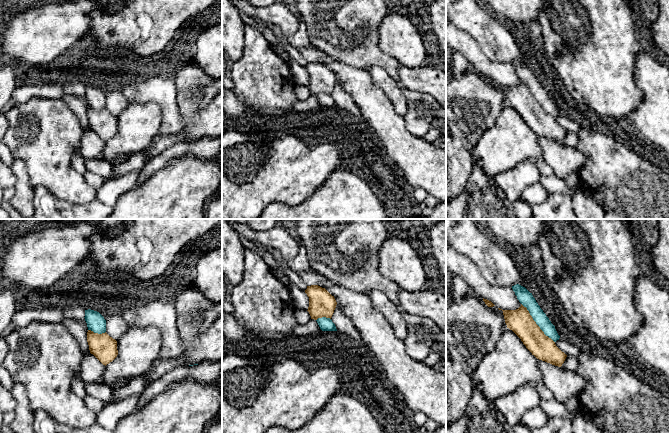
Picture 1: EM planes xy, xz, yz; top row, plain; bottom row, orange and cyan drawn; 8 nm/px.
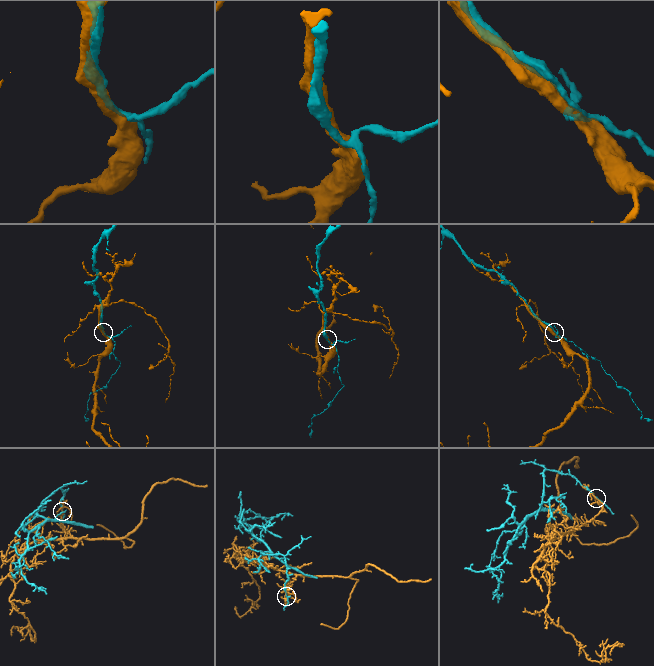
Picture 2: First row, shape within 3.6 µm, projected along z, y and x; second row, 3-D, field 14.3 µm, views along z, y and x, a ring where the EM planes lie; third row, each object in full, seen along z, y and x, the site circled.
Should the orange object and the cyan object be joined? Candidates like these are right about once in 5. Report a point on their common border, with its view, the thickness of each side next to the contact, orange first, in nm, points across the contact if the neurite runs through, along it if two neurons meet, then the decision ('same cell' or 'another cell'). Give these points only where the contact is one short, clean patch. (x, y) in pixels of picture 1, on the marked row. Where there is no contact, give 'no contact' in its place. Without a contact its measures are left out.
yz (535, 323) | 200/120 nm | another cell

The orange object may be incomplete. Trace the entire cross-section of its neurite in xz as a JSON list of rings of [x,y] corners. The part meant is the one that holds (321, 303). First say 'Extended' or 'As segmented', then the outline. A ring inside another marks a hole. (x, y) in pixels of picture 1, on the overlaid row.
As segmented. [[[318,285],[307,286],[305,293],[309,297],[308,312],[311,319],[317,320],[318,318],[332,317],[336,308],[337,302],[325,288]]]

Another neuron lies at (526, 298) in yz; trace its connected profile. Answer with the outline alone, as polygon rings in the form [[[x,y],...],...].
[[[519,284],[512,286],[512,289],[515,292],[519,302],[527,308],[533,320],[544,332],[544,334],[551,338],[554,342],[559,340],[560,336],[558,335],[555,326],[551,323],[549,318],[540,308],[532,293]]]

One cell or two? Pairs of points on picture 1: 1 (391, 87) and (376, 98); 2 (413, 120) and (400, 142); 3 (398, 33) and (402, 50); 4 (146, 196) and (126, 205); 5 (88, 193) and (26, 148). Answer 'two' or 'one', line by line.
1: two
2: two
3: one
4: one
5: one

